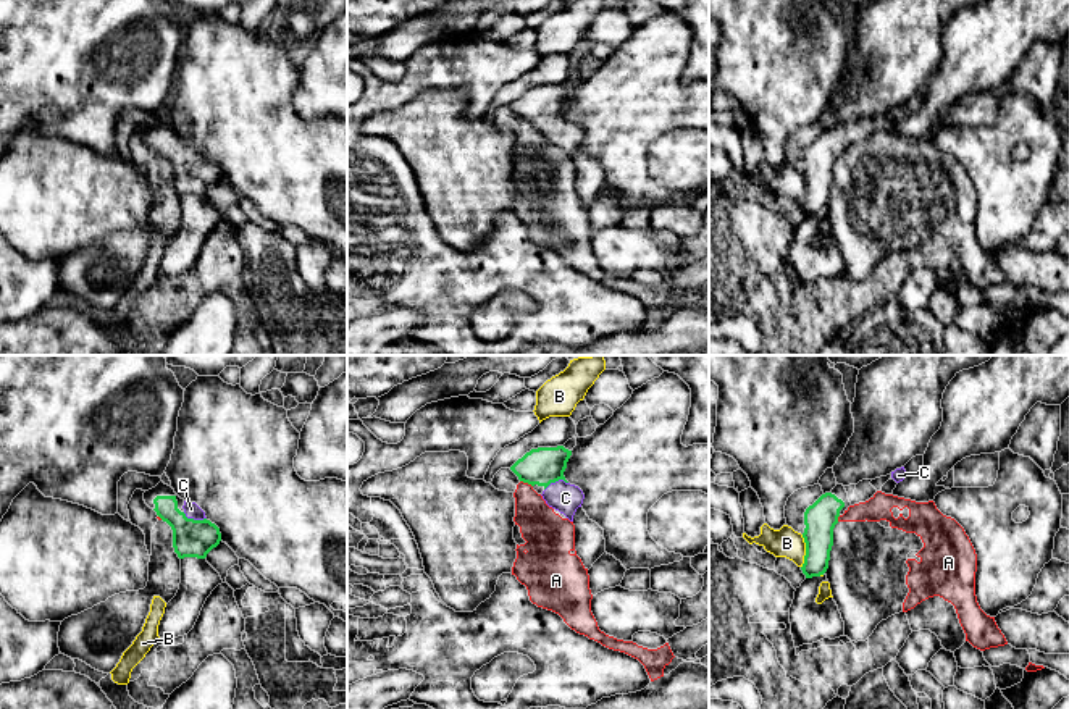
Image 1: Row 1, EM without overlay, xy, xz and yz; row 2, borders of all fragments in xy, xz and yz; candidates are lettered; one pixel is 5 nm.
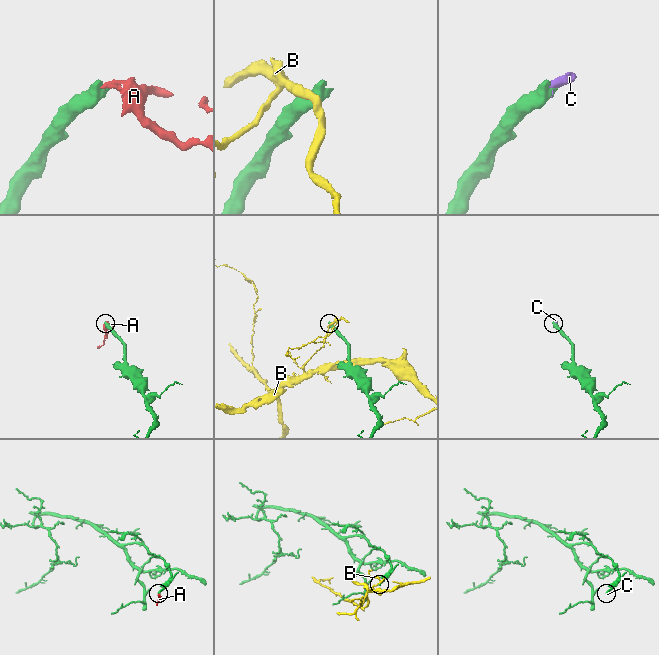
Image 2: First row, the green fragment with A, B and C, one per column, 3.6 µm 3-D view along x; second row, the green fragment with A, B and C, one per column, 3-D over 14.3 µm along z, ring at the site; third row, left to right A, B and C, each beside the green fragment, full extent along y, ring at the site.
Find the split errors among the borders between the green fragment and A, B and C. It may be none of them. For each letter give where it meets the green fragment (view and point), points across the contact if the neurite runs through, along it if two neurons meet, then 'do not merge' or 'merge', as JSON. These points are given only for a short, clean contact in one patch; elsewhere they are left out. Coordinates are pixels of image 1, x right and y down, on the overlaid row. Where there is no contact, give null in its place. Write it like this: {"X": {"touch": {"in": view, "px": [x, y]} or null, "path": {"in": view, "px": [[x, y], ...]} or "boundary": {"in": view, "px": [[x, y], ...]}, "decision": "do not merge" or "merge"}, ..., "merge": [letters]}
{"A": {"touch": {"in": "xz", "px": [527, 482]}, "boundary": {"in": "xz", "px": [[520, 480], [532, 486]]}, "decision": "do not merge"}, "B": {"touch": {"in": "yz", "px": [806, 551]}, "boundary": {"in": "yz", "px": [[803, 535], [804, 562], [801, 567]]}, "decision": "do not merge"}, "C": {"touch": {"in": "xy", "px": [192, 519]}, "path": {"in": "xy", "px": [[191, 538], [192, 519], [191, 509]]}, "decision": "merge"}, "merge": ["C"]}

